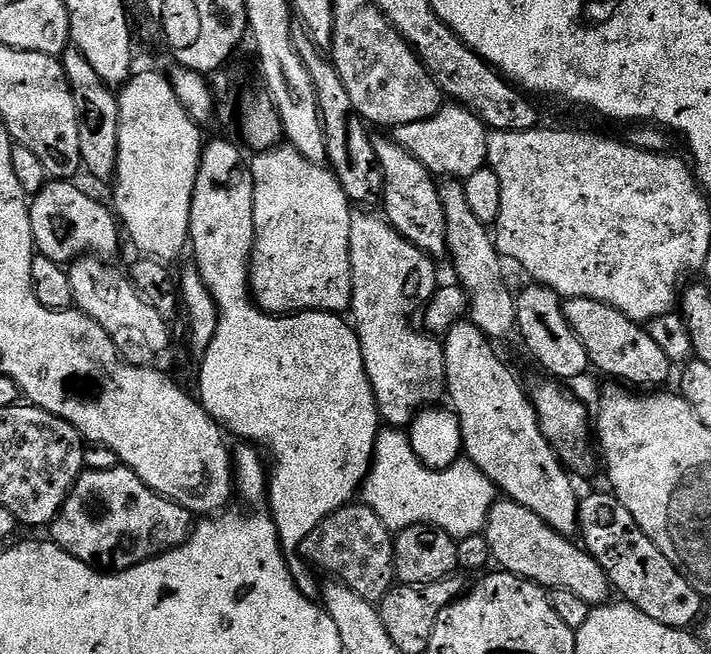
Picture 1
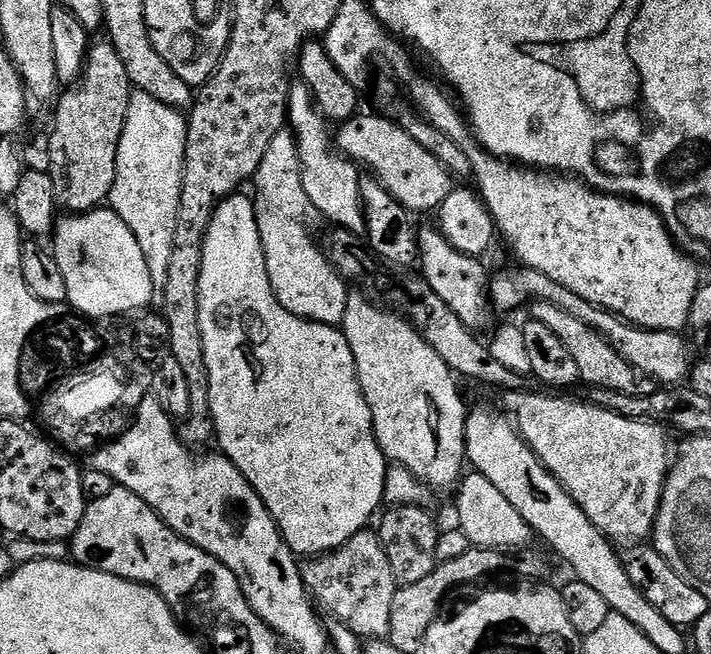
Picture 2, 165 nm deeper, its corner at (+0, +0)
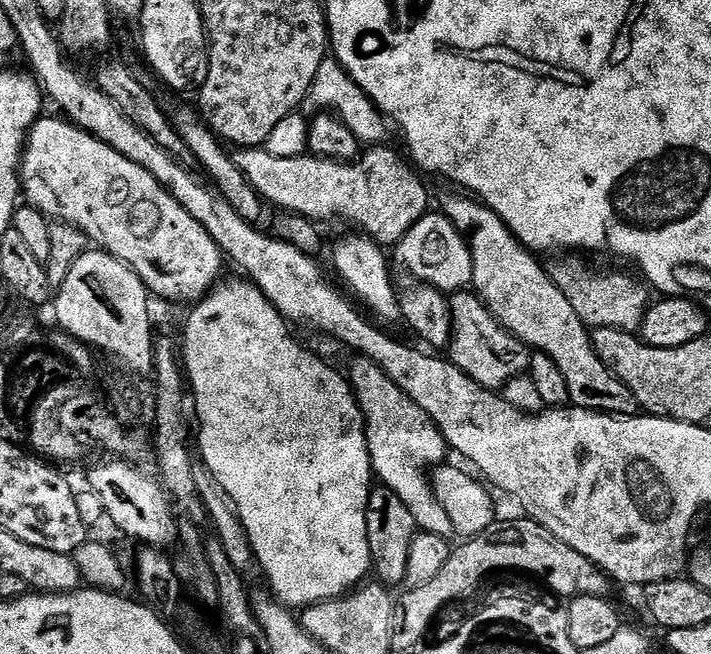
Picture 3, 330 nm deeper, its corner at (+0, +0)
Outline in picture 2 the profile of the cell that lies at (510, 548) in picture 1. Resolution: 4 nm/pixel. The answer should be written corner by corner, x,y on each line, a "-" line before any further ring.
479,474
465,475
459,481
460,493
456,496
456,516
460,531
466,534
469,545
477,548
495,548
497,550
524,550
534,540
531,526
510,506
510,502
501,492
490,486
490,481

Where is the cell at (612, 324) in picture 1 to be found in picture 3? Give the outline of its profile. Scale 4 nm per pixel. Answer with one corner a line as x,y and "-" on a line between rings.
452,190
449,196
440,200
439,211
448,216
450,222
461,232
468,242
473,254
473,280
471,287
485,306
498,318
498,322
510,334
514,334
533,352
540,352
550,357
558,366
562,378
566,378
566,390
570,390
570,401
577,408
588,408
591,412
606,412
613,416
627,416
637,411
638,405
630,390
618,377
598,358
592,345
592,337
587,324
578,318
574,306
570,306
570,298
558,287
553,273
539,264
537,257
523,242
475,195
465,194
460,190

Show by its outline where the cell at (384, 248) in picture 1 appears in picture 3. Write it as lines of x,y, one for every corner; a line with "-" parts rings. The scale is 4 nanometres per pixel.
356,358
352,364
352,372
350,371
350,383
352,391
356,394
356,400
360,404
360,413
364,415
364,433
368,439
375,479
383,487
394,490
398,498
402,498
406,510
414,514
414,522
419,531
438,534
445,538
451,537
452,523
446,514
446,506
442,506
442,502
436,497
430,479
430,470
443,465
444,455
449,455
450,452
440,427
430,418
430,414
426,414
426,410
422,410
422,406
418,406
418,402
414,402
407,396
372,360

